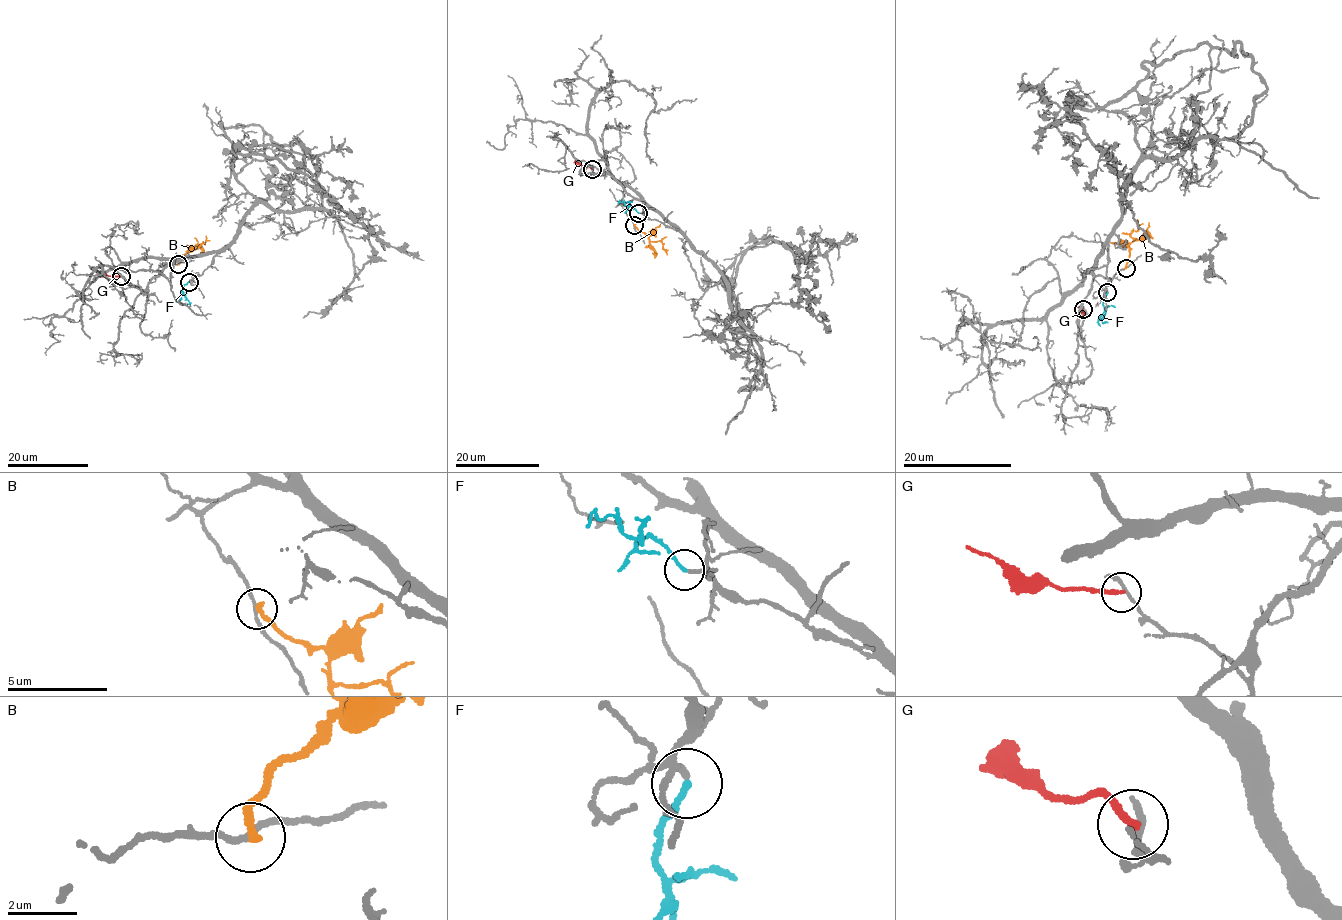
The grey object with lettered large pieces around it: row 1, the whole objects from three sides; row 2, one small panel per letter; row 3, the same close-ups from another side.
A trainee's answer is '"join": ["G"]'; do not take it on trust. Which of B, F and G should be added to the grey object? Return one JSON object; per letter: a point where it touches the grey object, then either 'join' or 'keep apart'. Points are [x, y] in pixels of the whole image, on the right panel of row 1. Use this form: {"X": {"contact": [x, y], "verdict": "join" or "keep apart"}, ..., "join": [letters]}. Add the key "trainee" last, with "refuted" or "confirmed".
{"B": {"contact": [1126, 268], "verdict": "keep apart"}, "F": {"contact": [1107, 292], "verdict": "join"}, "G": {"contact": [1083, 309], "verdict": "keep apart"}, "join": ["F"], "trainee": "refuted"}

